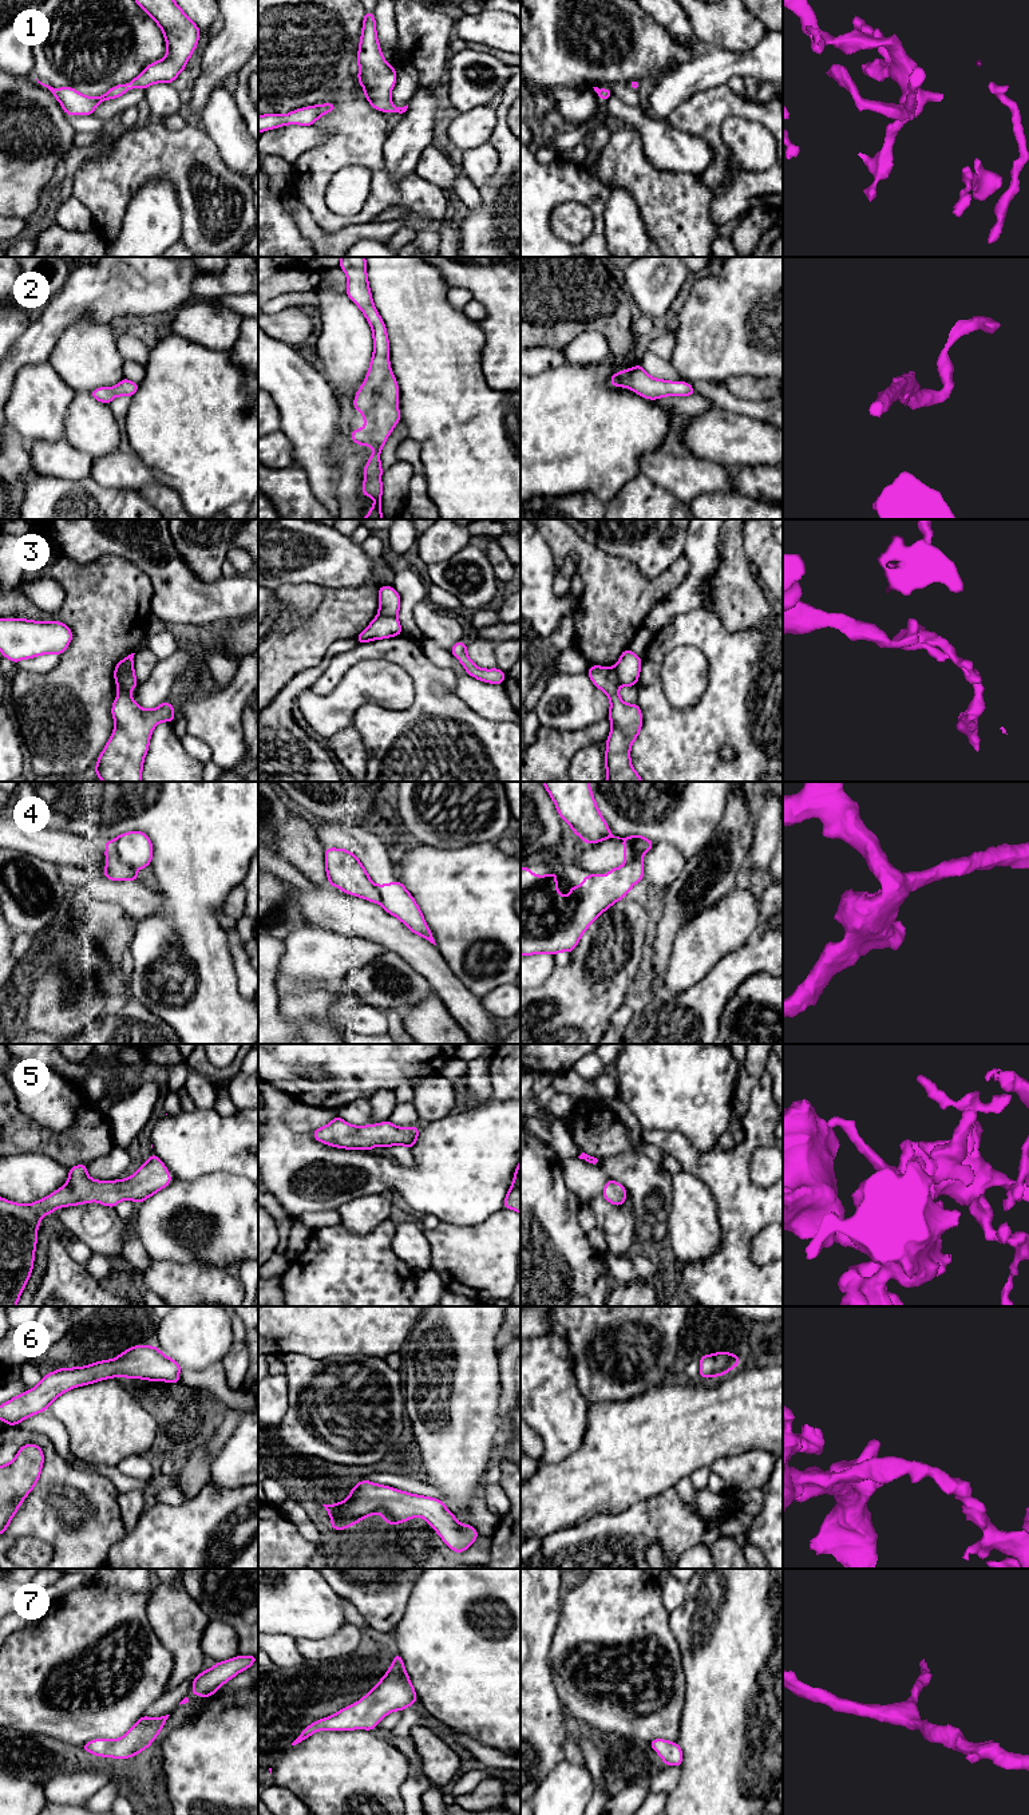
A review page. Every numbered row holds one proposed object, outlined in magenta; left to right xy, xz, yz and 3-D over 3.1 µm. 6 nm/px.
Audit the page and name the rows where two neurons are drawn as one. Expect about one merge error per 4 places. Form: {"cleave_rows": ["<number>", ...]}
{"cleave_rows": ["3", "4"]}

